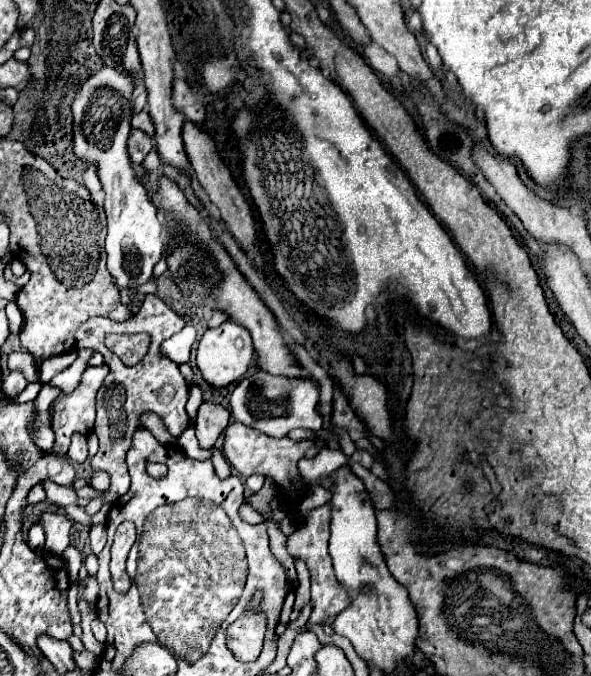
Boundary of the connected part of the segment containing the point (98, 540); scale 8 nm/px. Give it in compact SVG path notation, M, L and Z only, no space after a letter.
M92 525L90 527L90 545L92 545L92 551L98 555L104 545L106 545L106 525Z

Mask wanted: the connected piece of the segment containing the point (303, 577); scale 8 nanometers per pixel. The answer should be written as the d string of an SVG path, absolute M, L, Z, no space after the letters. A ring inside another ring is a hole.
M296 560L295 567L298 573L299 585L295 593L294 607L302 609L311 601L310 594L310 573L303 561Z

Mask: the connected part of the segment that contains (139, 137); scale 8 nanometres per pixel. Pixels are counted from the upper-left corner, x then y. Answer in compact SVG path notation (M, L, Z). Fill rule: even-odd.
M132 129L128 151L130 151L130 159L132 159L134 167L140 167L142 161L144 161L144 157L152 151L152 139L144 131Z

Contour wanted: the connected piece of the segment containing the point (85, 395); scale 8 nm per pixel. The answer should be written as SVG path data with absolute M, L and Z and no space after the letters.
M88 367L82 375L82 383L72 395L64 395L58 399L58 405L54 405L54 417L52 417L52 429L56 433L54 453L64 453L70 447L72 433L90 435L94 427L96 417L96 393L104 383L104 377L108 375L108 367Z

